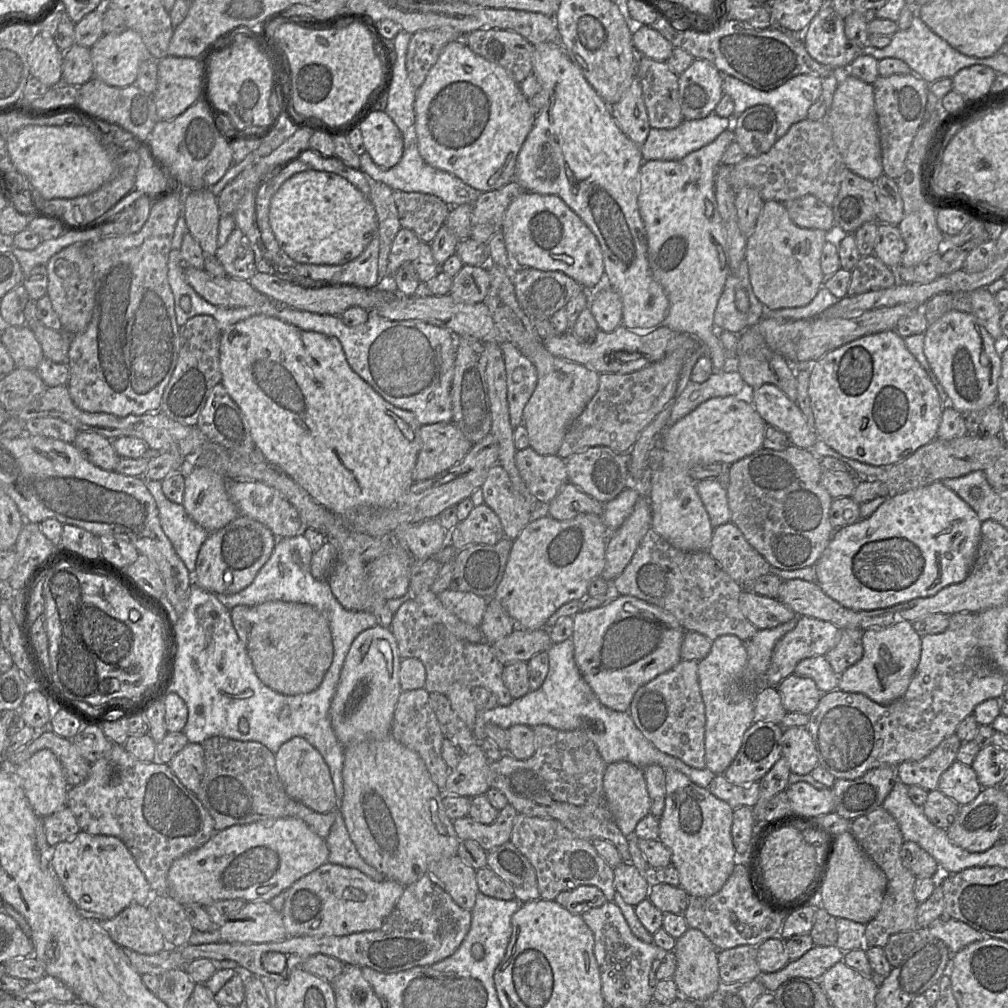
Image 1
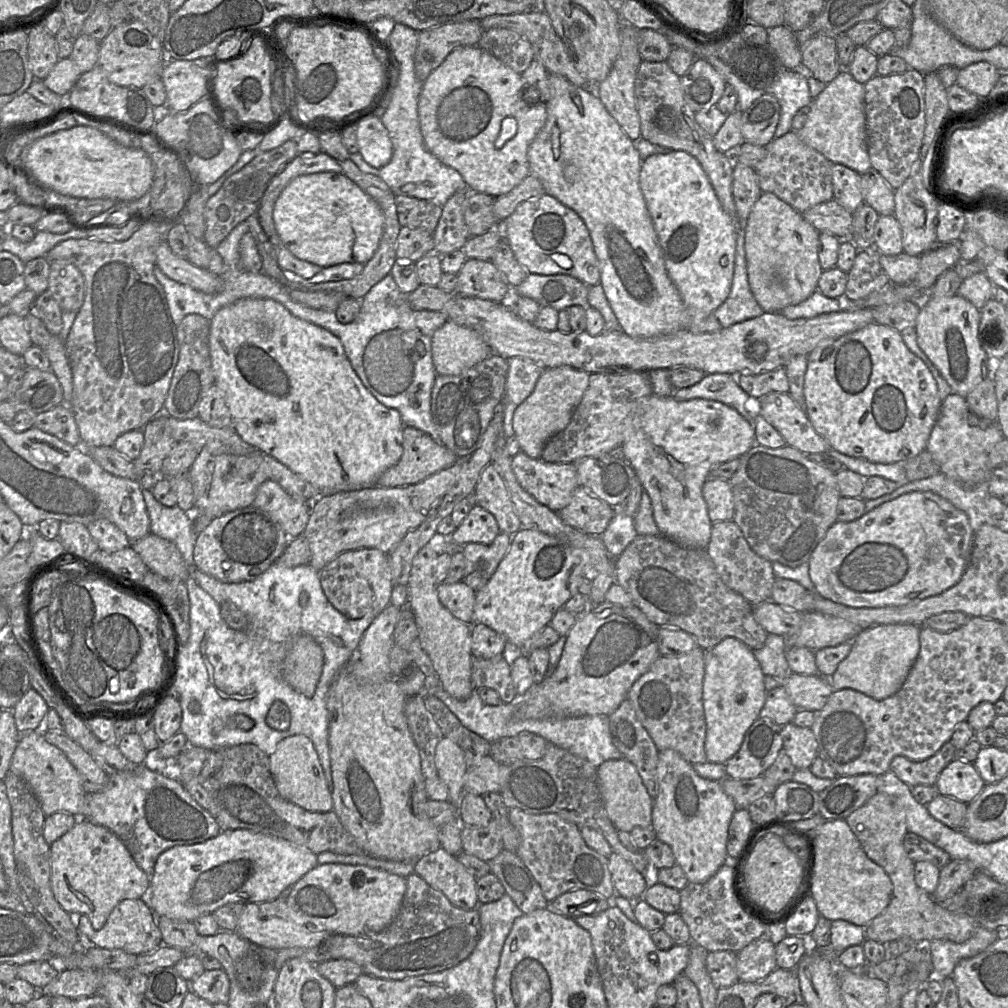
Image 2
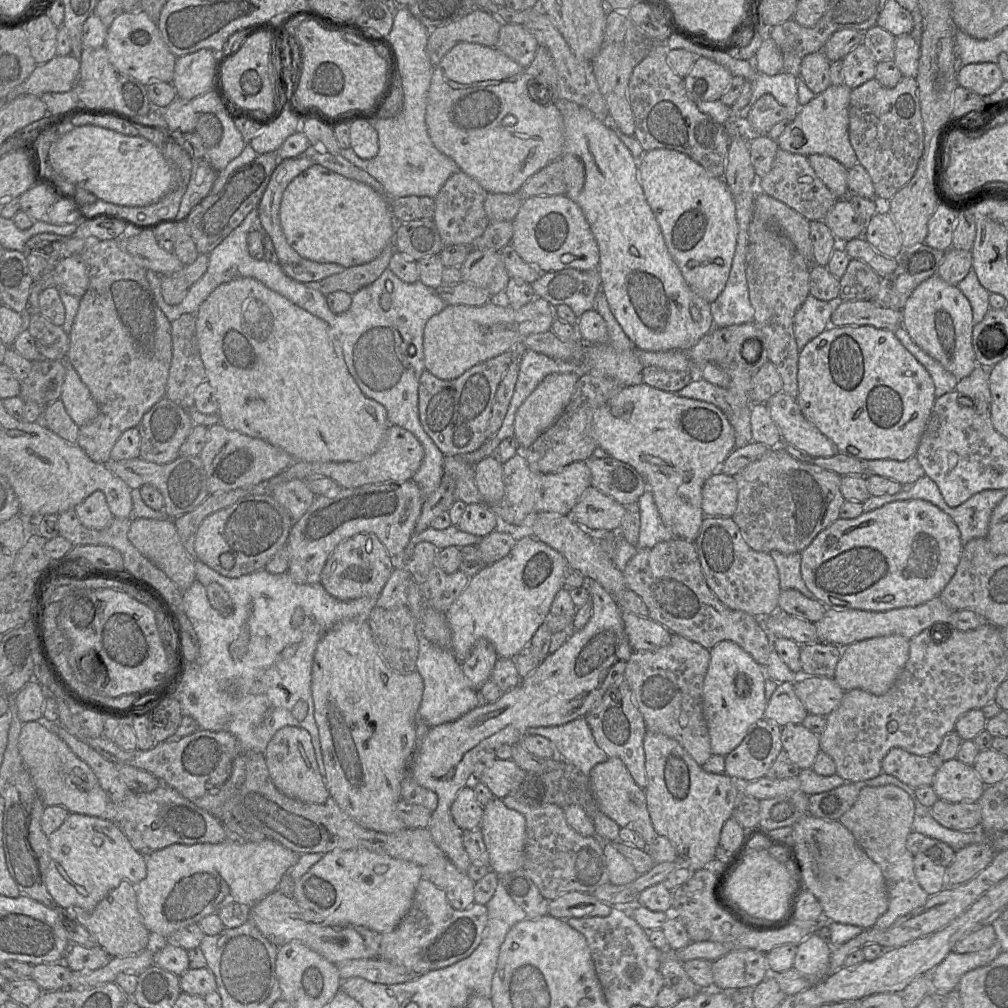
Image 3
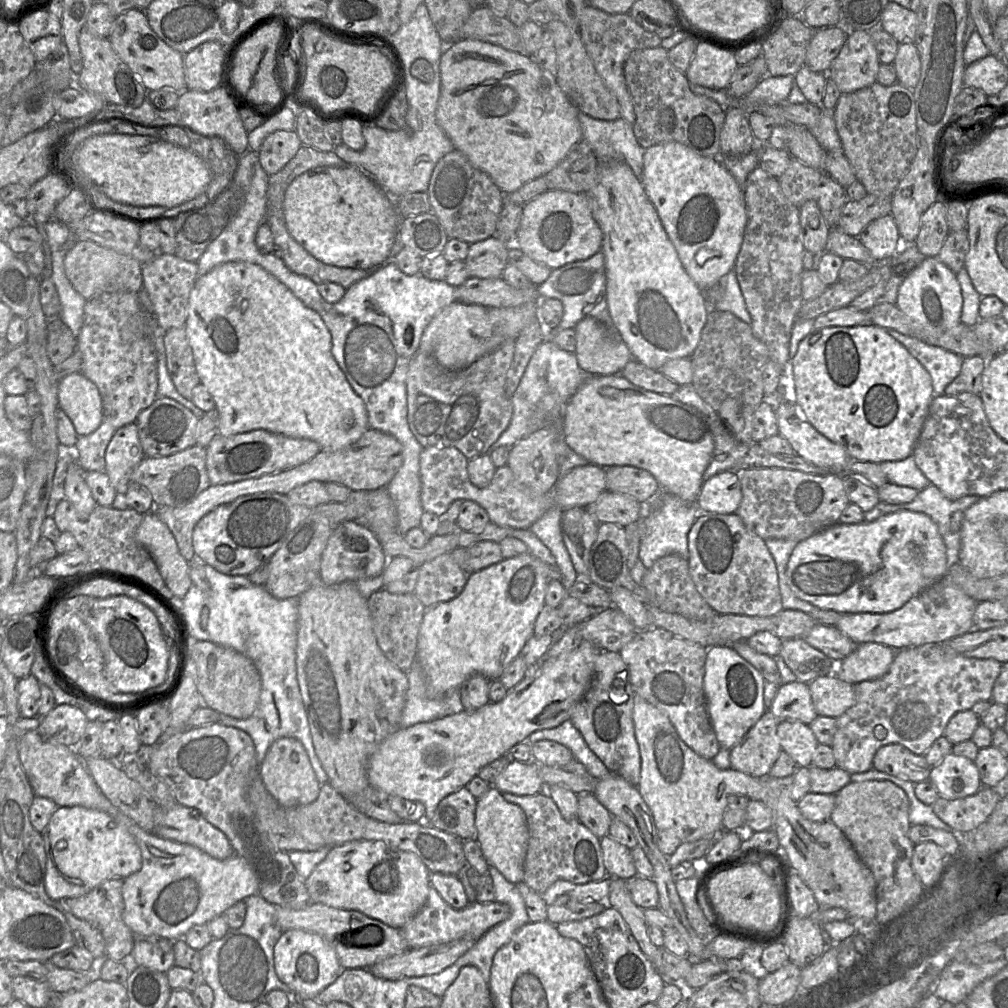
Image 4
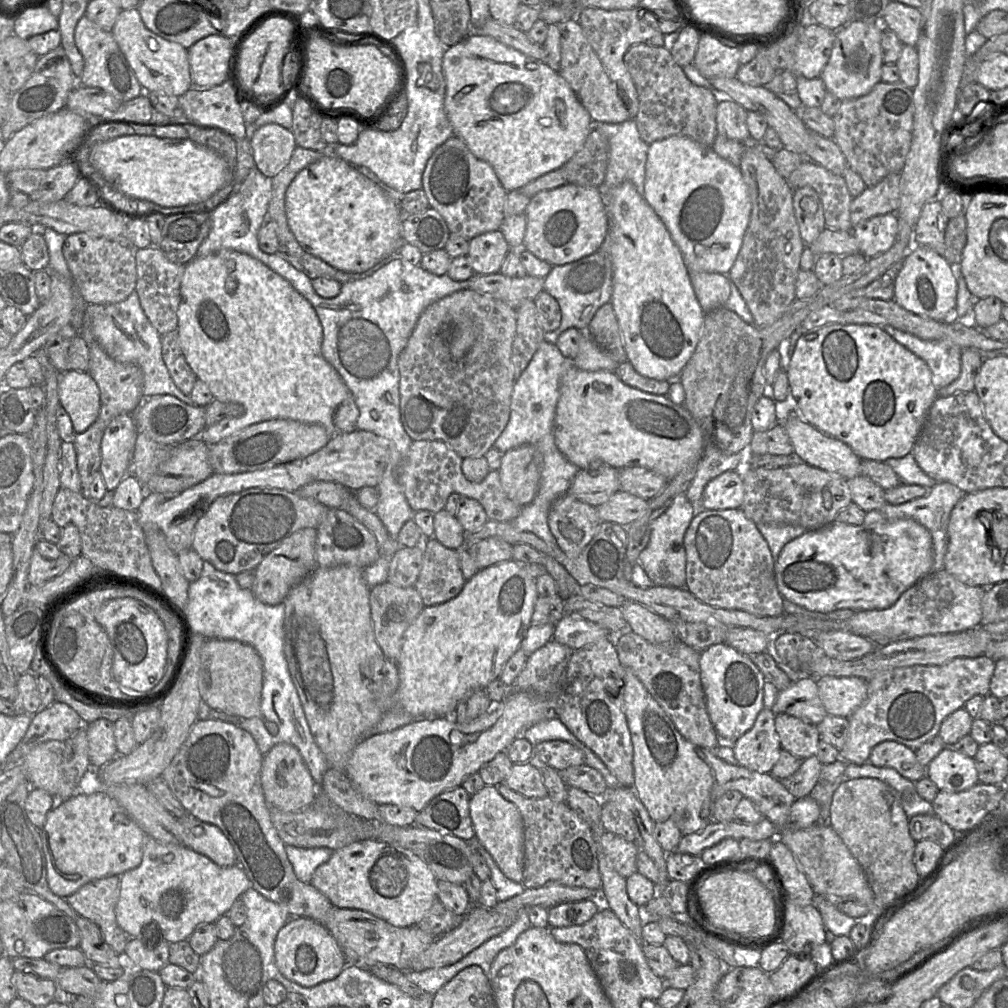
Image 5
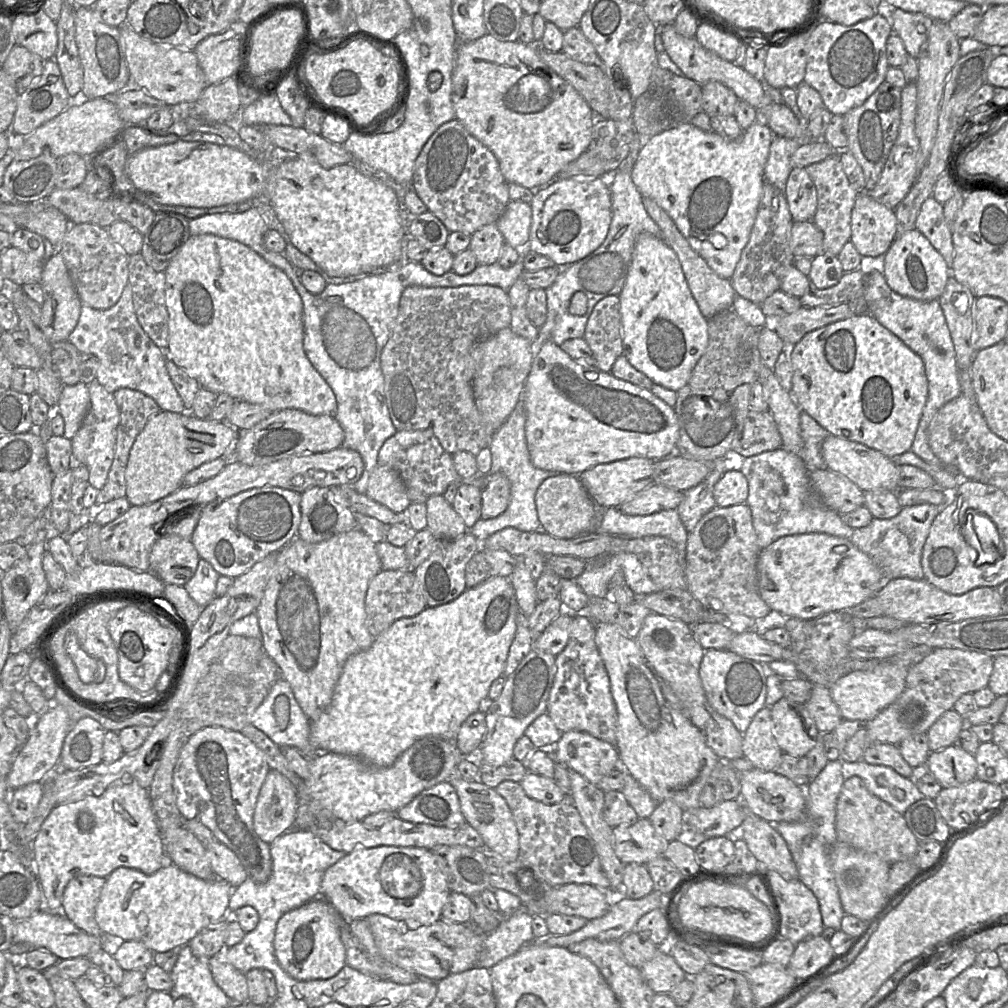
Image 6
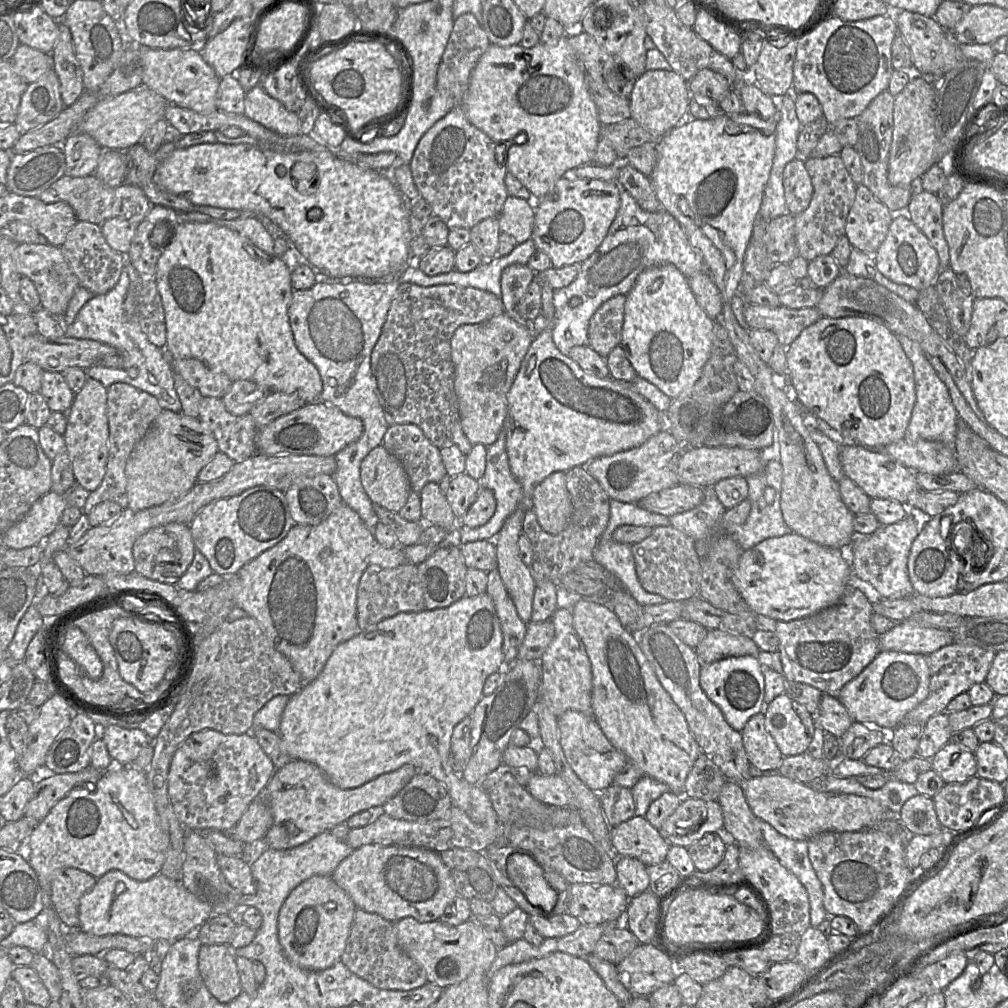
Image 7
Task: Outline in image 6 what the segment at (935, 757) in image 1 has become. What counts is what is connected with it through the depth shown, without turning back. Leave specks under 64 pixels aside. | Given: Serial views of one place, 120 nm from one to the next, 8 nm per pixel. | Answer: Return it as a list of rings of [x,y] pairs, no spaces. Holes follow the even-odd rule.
[[[890,743],[870,744],[862,759],[872,765],[884,765],[903,777],[915,777],[916,771],[902,757],[898,745]]]

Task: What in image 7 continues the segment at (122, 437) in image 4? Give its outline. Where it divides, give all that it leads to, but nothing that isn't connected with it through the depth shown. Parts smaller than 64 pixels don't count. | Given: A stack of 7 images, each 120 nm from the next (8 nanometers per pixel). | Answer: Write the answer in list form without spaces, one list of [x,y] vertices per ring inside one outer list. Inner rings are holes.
[[[88,377],[82,389],[74,395],[66,420],[63,437],[76,484],[92,492],[103,480],[108,459],[107,388],[98,380]]]

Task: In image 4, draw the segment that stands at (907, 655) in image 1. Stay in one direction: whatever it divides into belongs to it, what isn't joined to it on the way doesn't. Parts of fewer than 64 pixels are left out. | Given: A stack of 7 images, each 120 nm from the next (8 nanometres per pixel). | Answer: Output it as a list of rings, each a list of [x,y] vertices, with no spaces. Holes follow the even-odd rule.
[[[863,643],[835,669],[835,675],[850,684],[882,677],[894,661],[897,650],[878,643]]]

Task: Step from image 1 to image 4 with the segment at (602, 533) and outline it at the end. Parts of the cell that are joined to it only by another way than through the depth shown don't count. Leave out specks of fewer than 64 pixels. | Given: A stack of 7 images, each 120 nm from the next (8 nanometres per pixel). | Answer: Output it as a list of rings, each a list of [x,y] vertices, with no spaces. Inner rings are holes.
[[[530,553],[522,554],[513,558],[504,559],[499,563],[493,564],[481,571],[468,575],[468,580],[462,593],[447,602],[436,604],[427,608],[420,625],[417,642],[417,663],[420,664],[426,681],[427,695],[430,698],[444,697],[451,691],[459,691],[462,684],[473,674],[480,673],[488,679],[498,680],[509,664],[520,654],[527,640],[534,635],[534,625],[536,618],[545,605],[544,597],[547,589],[548,579],[547,568],[549,566],[541,562]]]

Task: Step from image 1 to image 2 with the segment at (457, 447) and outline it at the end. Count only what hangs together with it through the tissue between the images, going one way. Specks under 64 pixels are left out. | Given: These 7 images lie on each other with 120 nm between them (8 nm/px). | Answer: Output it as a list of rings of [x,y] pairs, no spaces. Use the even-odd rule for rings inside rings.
[[[416,428],[403,430],[403,454],[397,464],[387,469],[377,486],[401,487],[418,483],[453,465],[458,456],[441,443]]]

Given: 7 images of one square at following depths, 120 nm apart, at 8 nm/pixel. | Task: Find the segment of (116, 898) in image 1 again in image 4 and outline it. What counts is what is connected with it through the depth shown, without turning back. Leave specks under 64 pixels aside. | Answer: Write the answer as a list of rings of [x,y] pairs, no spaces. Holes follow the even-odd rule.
[[[60,806],[41,833],[47,855],[45,889],[54,900],[82,896],[107,880],[125,879],[142,867],[141,850],[133,836],[105,812]]]

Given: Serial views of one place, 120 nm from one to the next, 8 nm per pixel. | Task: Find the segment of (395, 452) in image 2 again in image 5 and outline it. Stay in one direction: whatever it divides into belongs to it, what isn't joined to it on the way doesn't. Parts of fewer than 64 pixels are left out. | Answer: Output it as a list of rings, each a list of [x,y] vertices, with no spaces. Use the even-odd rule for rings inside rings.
[[[222,249],[205,257],[197,256],[185,266],[180,285],[180,295],[181,301],[177,310],[177,331],[179,335],[179,345],[187,364],[190,366],[197,379],[208,386],[216,400],[222,403],[238,403],[245,408],[245,412],[242,416],[225,418],[214,425],[206,426],[193,439],[199,439],[211,447],[246,427],[274,419],[287,419],[302,423],[320,424],[325,427],[330,437],[340,433],[334,424],[334,415],[339,409],[340,404],[347,397],[352,396],[351,391],[335,368],[328,363],[322,355],[323,329],[315,309],[311,303],[289,283],[289,281],[248,254],[235,250]]]

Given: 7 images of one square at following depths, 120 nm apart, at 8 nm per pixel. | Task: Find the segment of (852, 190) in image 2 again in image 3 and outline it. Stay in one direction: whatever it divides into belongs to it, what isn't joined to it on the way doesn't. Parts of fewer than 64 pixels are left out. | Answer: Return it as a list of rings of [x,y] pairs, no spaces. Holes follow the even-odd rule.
[[[811,154],[807,157],[818,178],[838,199],[849,196],[847,168],[834,158],[826,155]]]

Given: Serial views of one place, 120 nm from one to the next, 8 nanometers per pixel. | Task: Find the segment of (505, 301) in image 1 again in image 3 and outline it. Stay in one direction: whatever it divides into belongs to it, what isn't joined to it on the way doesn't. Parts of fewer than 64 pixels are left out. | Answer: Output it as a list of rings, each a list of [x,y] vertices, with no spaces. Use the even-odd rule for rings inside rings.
[[[575,373],[549,374],[521,404],[514,421],[514,438],[520,450],[528,448],[545,430],[555,423],[569,403],[579,378]]]

